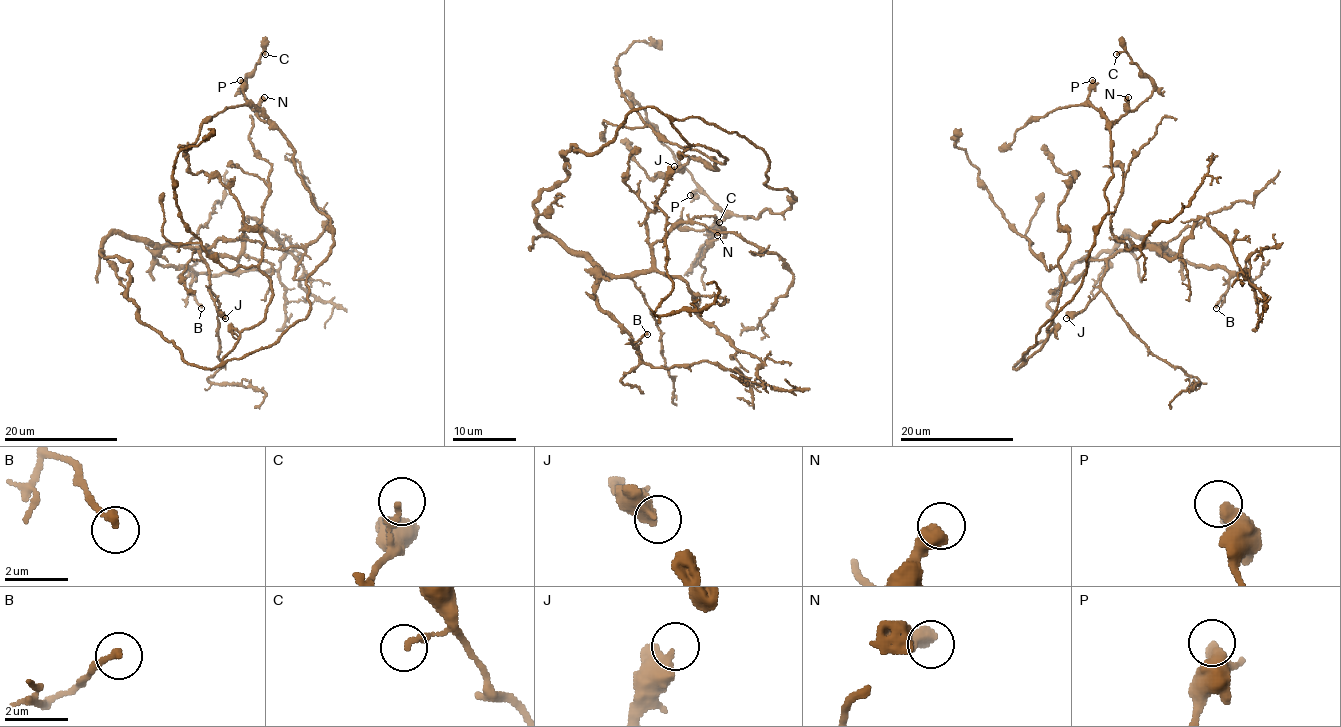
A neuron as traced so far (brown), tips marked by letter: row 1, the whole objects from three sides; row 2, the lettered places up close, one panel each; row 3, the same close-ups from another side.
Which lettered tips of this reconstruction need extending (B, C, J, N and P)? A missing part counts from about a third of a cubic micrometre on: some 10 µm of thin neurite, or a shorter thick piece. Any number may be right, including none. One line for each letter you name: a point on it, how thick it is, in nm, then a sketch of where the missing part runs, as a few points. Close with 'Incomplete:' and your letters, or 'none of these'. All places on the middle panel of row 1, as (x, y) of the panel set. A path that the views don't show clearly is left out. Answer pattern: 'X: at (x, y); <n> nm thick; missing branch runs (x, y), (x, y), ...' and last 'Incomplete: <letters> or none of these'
Incomplete: none of these

